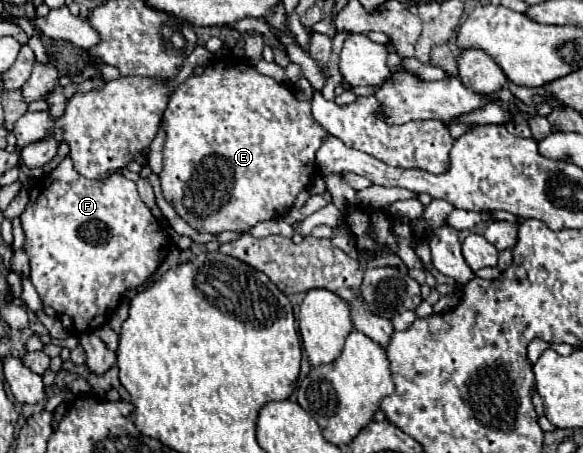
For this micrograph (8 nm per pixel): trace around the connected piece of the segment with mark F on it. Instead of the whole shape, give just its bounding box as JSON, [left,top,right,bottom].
[20,157,170,335]

